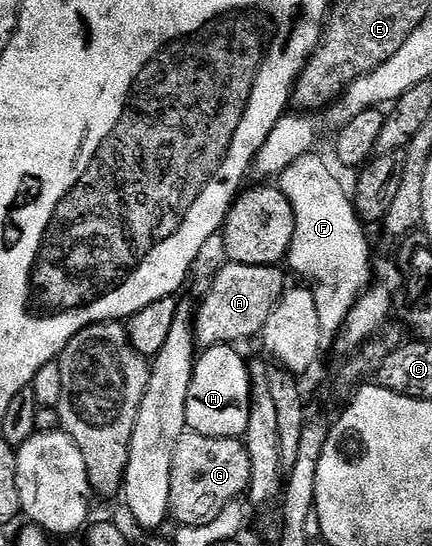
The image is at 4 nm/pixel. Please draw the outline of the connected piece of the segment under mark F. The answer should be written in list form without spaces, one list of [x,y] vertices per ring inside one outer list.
[[[310,154],[295,158],[291,166],[281,171],[279,187],[287,202],[291,202],[291,210],[295,210],[295,236],[291,238],[289,247],[288,271],[298,272],[303,279],[310,280],[305,282],[312,285],[315,307],[319,310],[322,337],[333,338],[341,331],[347,314],[371,283],[371,260],[369,264],[369,240],[365,237],[367,228],[357,218],[350,193],[337,181],[336,174],[325,165],[324,158],[317,155]]]

